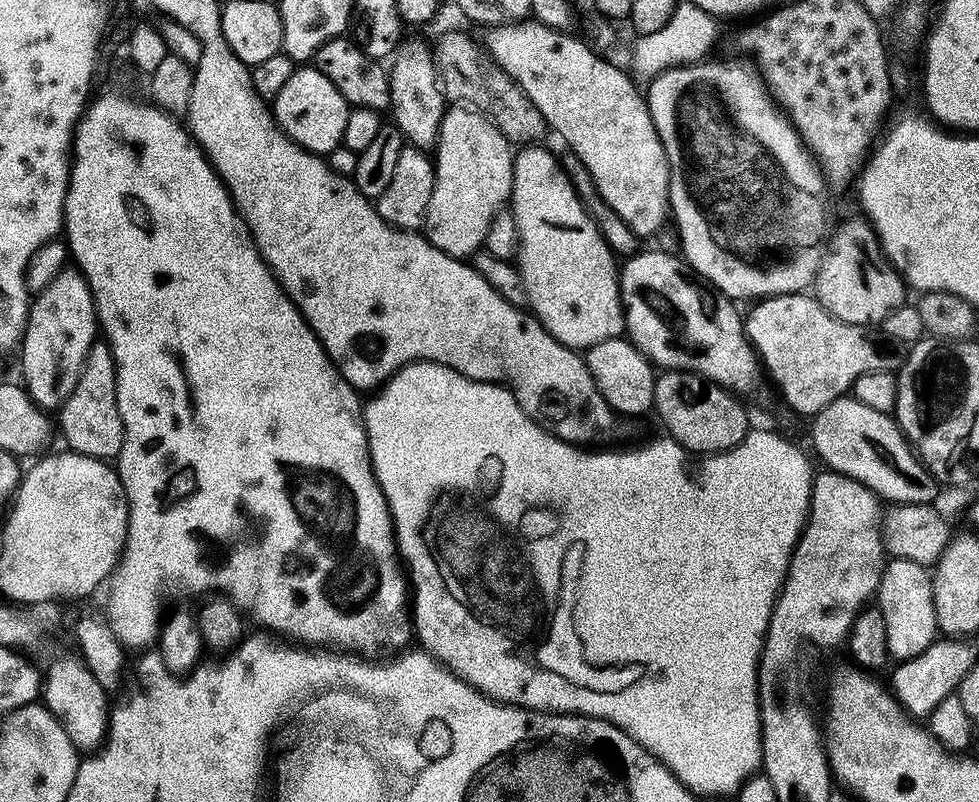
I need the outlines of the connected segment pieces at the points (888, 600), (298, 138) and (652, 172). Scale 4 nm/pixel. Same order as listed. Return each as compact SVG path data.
M891 559L884 567L876 598L879 610L886 618L887 646L893 659L909 660L929 648L937 637L938 629L931 573L925 565L908 559Z
M315 66L297 67L290 82L278 90L274 101L274 119L280 129L295 144L317 154L326 154L342 143L342 130L346 130L349 111L350 105L342 94L338 94L338 86L334 86L334 82Z
M525 18L515 24L498 24L489 27L487 32L486 47L494 62L498 62L498 66L502 66L506 74L518 82L530 102L538 106L549 129L555 135L566 138L578 158L582 158L610 210L614 210L614 214L618 214L618 218L622 218L641 238L654 235L664 223L669 223L670 174L666 150L658 138L658 130L654 130L648 101L641 89L640 92L636 89L637 81L618 65L603 60L586 41L572 36L571 31L559 32L557 28L539 24L535 18Z

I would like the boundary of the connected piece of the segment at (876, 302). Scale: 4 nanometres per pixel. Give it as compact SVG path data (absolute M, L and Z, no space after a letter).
M859 219L848 220L835 229L814 281L814 295L826 311L842 322L880 326L895 308L905 303L906 285L884 255L876 229L867 219Z

